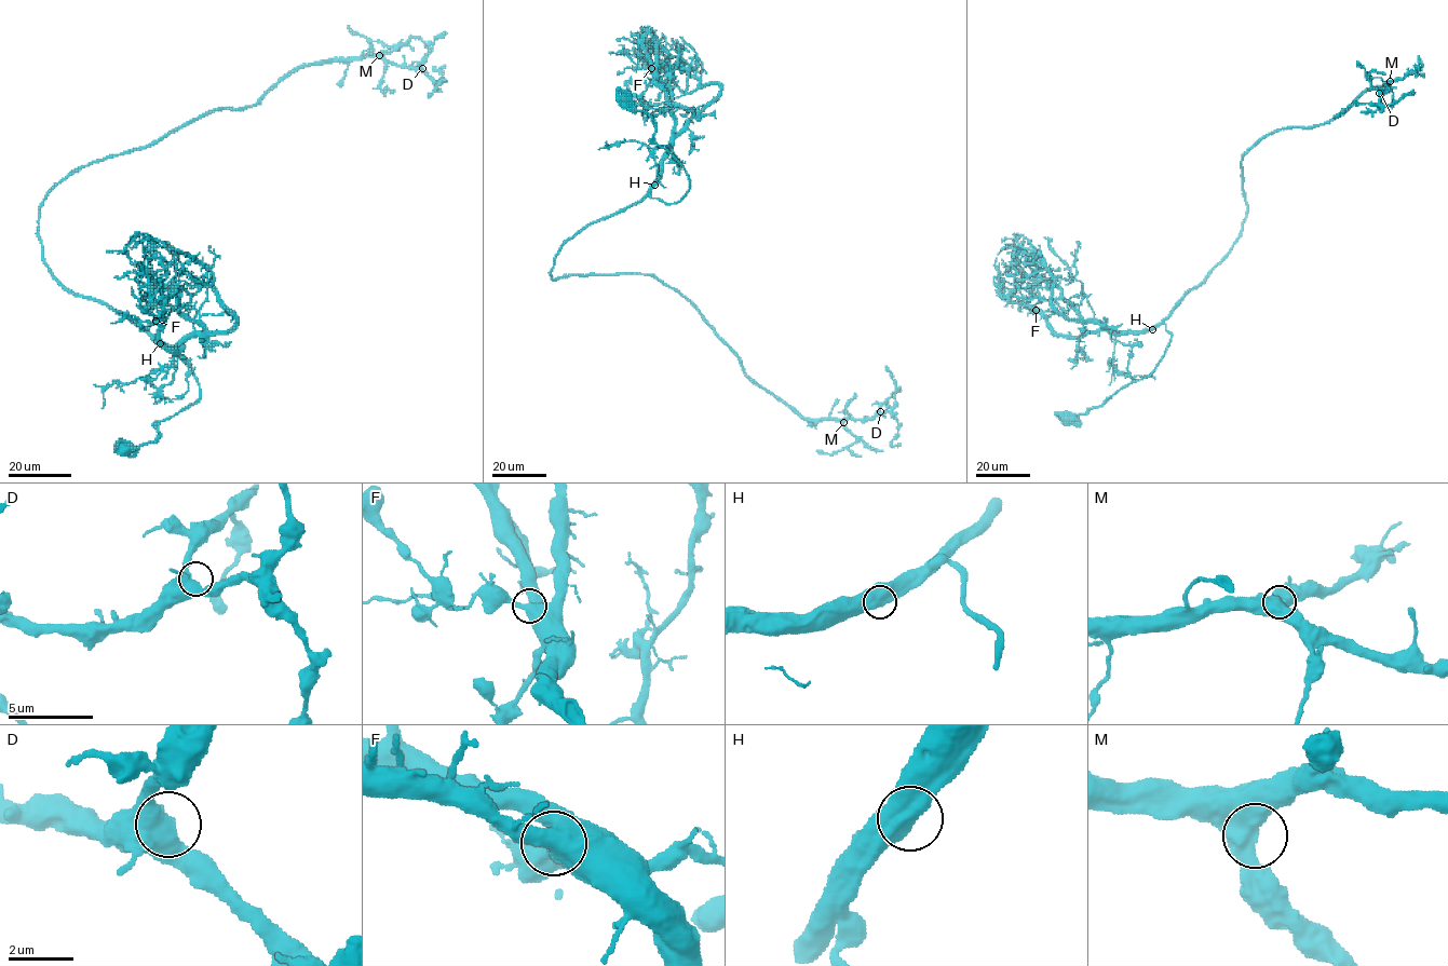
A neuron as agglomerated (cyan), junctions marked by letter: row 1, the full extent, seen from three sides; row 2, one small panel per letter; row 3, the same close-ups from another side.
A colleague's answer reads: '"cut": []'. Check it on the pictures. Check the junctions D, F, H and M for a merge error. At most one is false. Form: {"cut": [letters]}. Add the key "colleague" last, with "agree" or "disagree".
{"cut": [], "colleague": "agree"}

